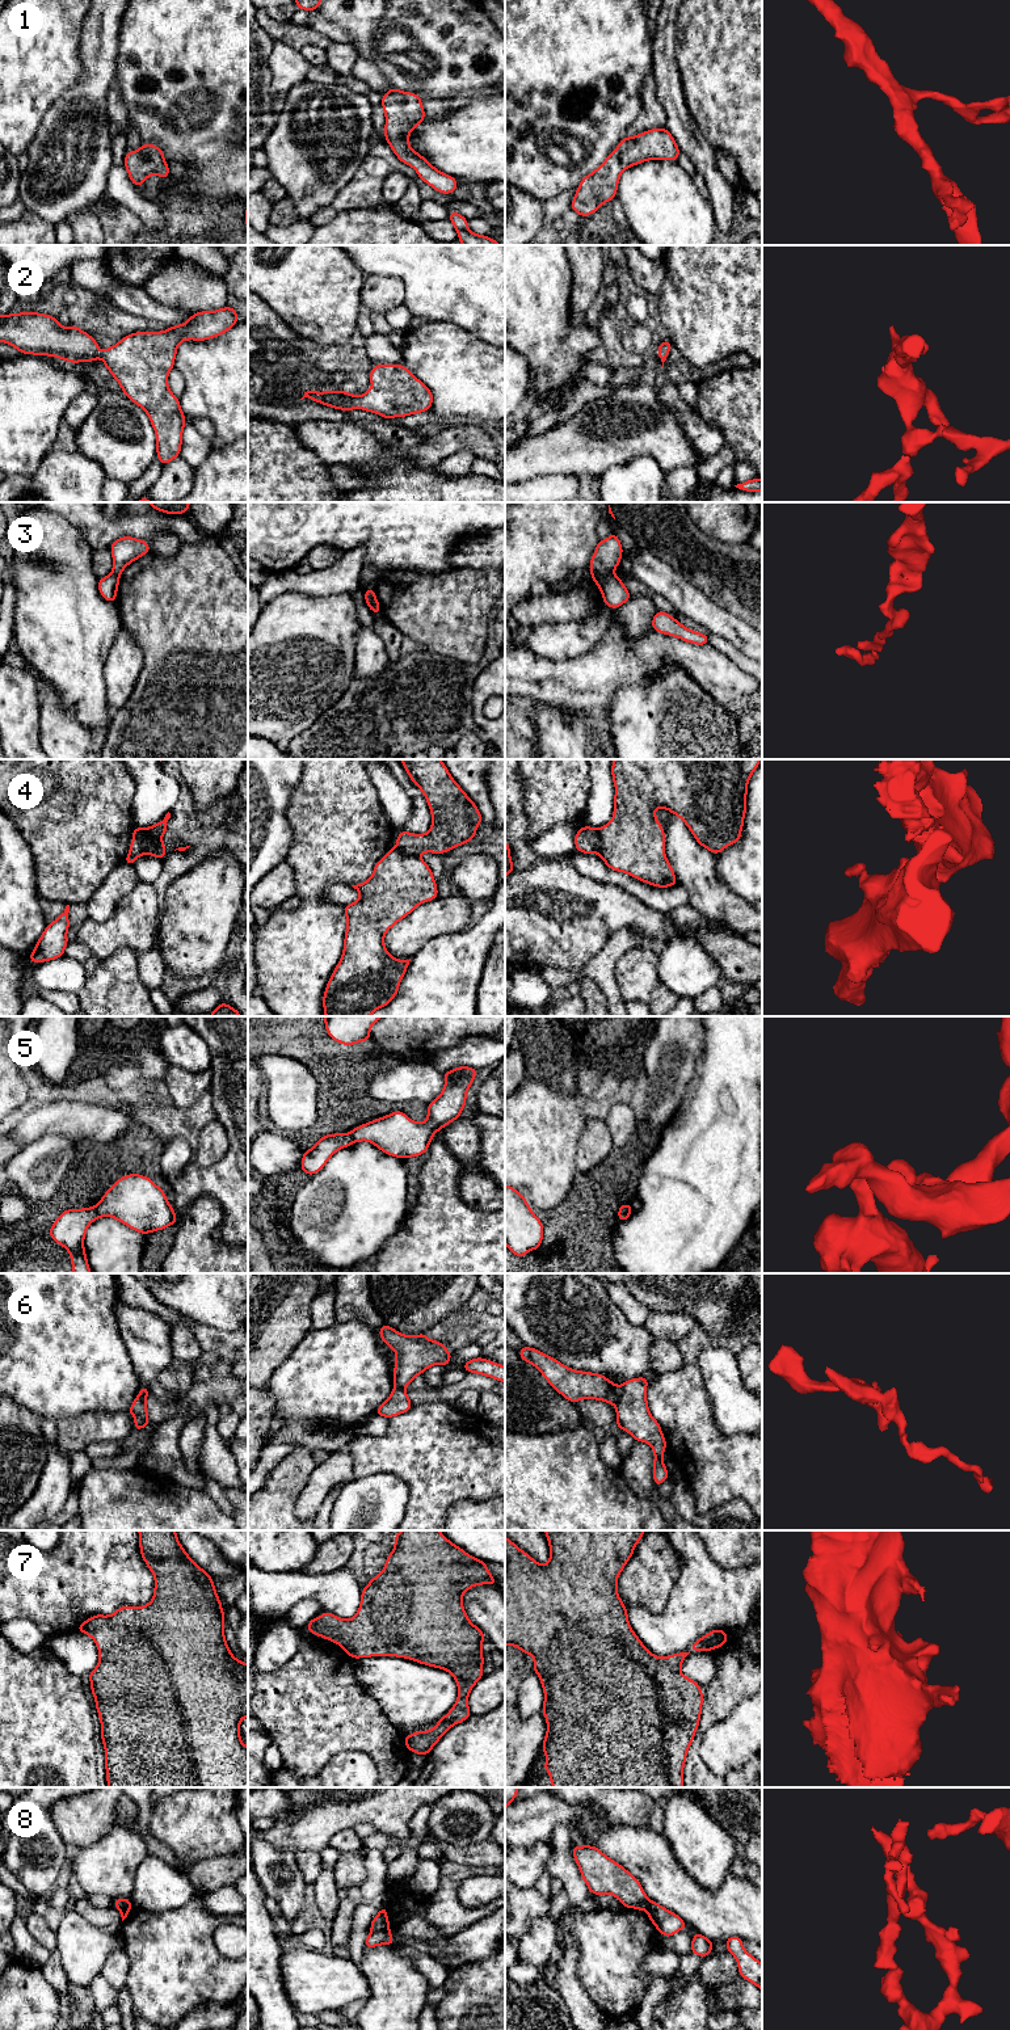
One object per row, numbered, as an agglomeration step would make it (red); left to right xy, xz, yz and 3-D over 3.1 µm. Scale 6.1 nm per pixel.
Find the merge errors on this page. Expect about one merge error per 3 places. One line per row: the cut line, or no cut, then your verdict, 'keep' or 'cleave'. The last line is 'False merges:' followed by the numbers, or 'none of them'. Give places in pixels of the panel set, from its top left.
1: no cut | keep
2: no cut | keep
3: yz (592, 572), (613, 575) | cleave
4: xy (160, 838), (143, 837), (141, 842), (144, 853) | cleave
5: xy (93, 1207), (97, 1217) | cleave
6: yz (619, 1386), (619, 1399), (615, 1405) | cleave
7: no cut | keep
8: xz (388, 1929), (373, 1932) | cleave
False merges: 3, 4, 5, 6, 8

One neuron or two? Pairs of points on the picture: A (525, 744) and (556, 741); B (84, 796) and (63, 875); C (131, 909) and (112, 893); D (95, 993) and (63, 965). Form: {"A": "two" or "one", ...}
{"A": "two", "B": "one", "C": "two", "D": "two"}

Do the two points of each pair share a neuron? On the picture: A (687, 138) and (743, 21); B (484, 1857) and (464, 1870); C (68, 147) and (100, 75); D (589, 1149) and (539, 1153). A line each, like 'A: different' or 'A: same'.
A: different
B: different
C: same
D: different

